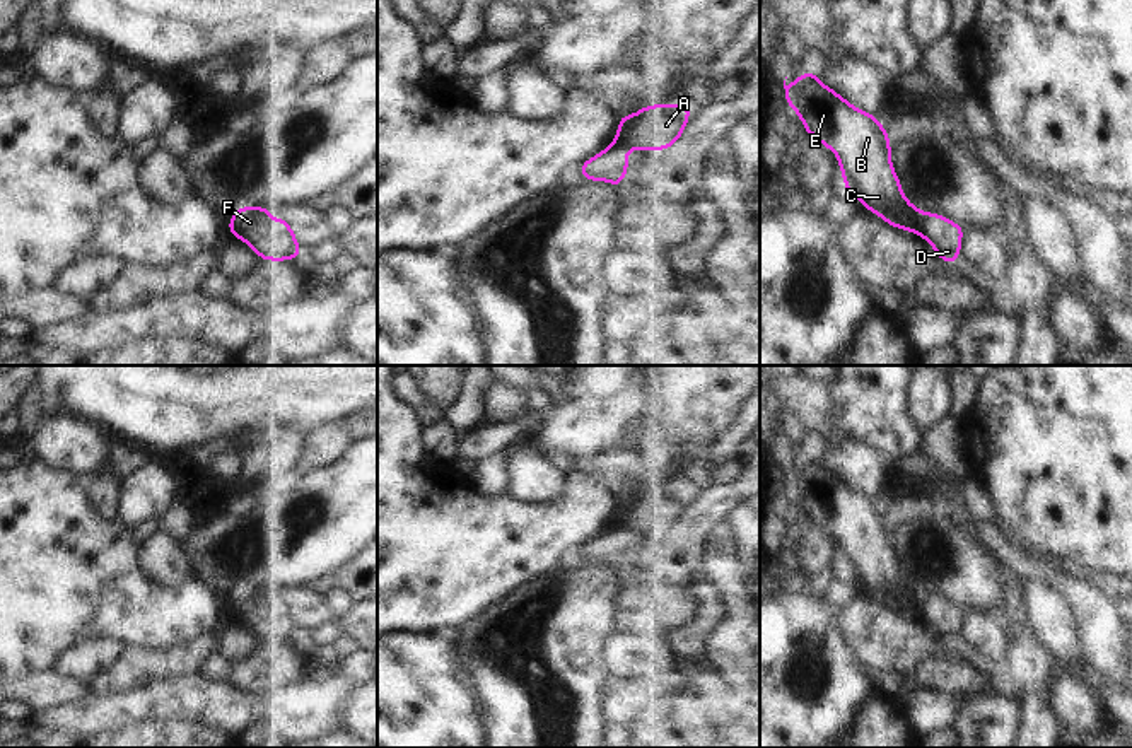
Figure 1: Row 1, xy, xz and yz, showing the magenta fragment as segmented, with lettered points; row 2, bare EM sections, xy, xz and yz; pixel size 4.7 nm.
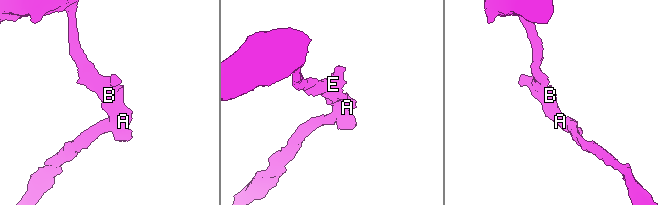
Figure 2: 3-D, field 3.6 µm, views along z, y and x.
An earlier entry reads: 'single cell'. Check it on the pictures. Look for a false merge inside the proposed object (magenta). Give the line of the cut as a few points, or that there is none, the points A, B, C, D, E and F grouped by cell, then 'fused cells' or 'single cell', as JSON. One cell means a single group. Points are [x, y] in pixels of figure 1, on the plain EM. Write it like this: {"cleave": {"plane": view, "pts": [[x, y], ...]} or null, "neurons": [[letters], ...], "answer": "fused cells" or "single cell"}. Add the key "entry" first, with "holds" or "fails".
{"entry": "fails", "cleave": {"plane": "yz", "pts": [[924, 596], [921, 617]]}, "neurons": [["A", "B", "C", "E", "F"], ["D"]], "answer": "fused cells"}

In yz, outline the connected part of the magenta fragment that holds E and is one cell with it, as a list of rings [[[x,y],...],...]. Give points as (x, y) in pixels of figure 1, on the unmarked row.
[[[813,454],[791,468],[784,463],[784,471],[782,482],[801,500],[804,514],[838,540],[845,572],[888,608],[922,618],[924,594],[902,574],[881,504],[852,488]]]

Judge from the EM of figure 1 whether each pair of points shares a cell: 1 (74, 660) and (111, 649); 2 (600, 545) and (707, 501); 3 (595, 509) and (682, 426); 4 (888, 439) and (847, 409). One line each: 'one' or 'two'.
1: one
2: one
3: two
4: one

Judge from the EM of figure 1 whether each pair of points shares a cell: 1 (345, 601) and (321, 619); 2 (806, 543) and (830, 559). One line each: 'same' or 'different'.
1: different
2: same

